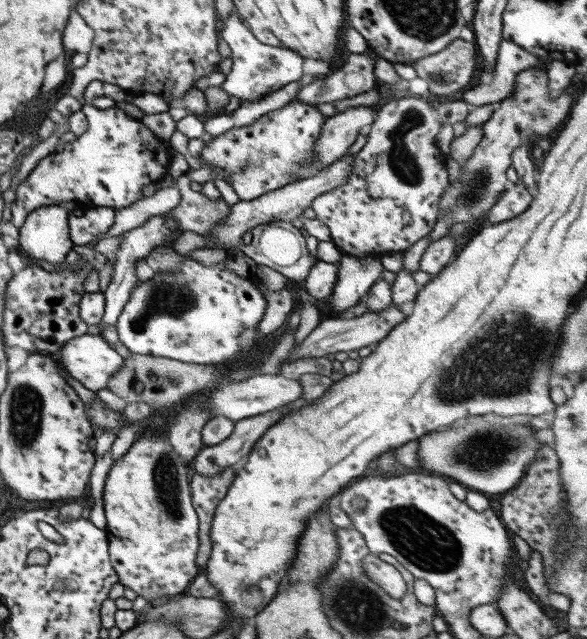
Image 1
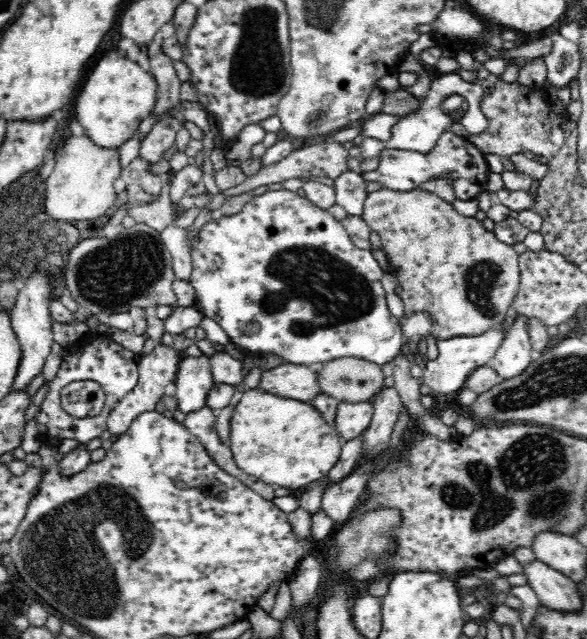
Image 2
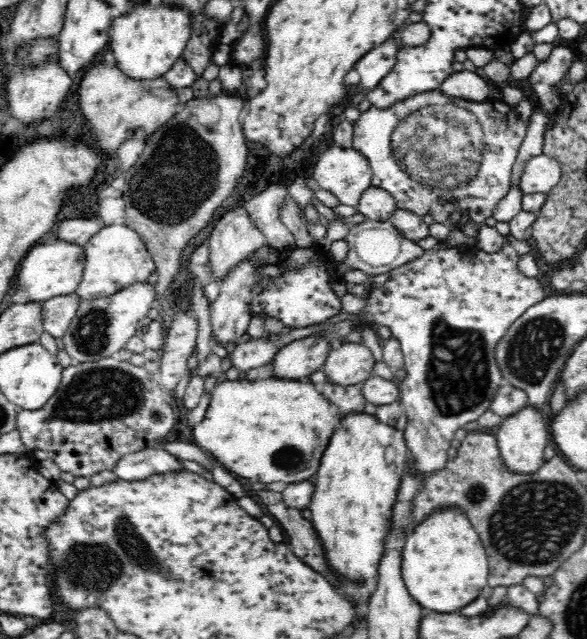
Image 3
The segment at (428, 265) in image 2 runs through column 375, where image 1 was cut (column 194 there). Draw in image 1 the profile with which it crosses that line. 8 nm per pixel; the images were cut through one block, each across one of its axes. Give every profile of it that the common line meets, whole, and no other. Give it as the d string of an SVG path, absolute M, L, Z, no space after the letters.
M181 175L177 178L175 188L177 188L178 192L180 193L180 199L177 203L177 206L175 208L172 208L167 212L166 214L161 215L167 215L167 217L173 217L177 223L179 223L179 227L181 227L181 232L183 230L191 230L191 232L196 232L200 236L209 235L209 231L211 231L211 227L215 227L215 225L219 225L221 223L221 219L225 217L225 215L229 215L229 207L231 207L229 204L225 203L221 197L219 200L207 200L205 196L203 196L202 192L193 192L193 190L190 190L189 187L190 180L187 176Z

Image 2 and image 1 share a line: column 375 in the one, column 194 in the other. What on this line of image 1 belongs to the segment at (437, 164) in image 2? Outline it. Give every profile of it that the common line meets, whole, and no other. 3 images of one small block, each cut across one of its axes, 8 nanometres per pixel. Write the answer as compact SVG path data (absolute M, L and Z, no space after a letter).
M293 99L278 110L262 114L247 126L231 128L213 137L197 157L201 166L197 170L187 168L185 176L190 182L211 185L213 177L221 177L209 169L219 167L229 175L229 181L225 182L235 191L239 201L253 200L265 192L299 180L294 172L305 161L315 163L312 148L324 120L326 118L315 110L313 104Z

